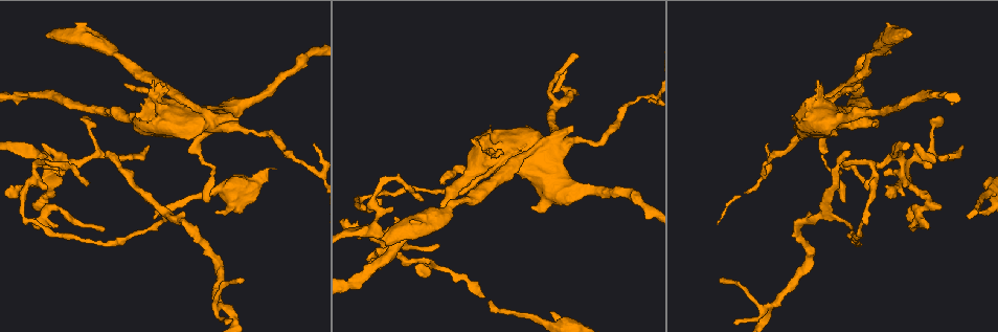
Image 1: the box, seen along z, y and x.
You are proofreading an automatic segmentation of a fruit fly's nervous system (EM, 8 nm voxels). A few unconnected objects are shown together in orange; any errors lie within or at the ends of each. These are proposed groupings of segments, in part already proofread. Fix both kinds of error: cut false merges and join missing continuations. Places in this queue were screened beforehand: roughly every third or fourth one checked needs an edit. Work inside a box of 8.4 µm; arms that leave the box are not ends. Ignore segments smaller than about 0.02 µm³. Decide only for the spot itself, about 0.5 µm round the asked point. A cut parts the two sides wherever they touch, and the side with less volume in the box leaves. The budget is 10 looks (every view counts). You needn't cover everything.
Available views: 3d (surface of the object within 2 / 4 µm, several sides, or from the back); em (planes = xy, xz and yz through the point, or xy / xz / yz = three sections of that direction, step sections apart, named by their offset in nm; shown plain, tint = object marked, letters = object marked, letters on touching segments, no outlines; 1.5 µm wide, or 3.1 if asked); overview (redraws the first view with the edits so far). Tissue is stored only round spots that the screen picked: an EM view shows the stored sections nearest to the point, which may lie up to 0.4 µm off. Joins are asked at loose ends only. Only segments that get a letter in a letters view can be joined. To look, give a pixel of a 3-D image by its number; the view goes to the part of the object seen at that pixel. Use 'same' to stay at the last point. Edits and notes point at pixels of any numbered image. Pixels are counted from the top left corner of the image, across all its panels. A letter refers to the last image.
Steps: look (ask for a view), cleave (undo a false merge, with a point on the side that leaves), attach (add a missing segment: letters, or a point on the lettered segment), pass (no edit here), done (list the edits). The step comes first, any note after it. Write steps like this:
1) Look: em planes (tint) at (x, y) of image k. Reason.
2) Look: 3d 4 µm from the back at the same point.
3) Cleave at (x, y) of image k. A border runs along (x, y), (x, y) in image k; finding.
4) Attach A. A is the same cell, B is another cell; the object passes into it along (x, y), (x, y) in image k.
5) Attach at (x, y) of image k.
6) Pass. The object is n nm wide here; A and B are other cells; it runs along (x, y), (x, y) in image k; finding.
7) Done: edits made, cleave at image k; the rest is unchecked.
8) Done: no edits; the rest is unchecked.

Look: em yz step 4 (tint) at (197, 147) of image 1. Calibre changes.

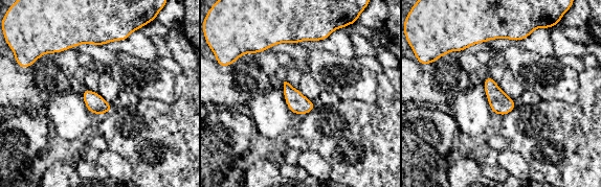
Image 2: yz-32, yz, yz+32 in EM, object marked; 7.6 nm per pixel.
Look: em planes (tint) at the same point. Another direction.

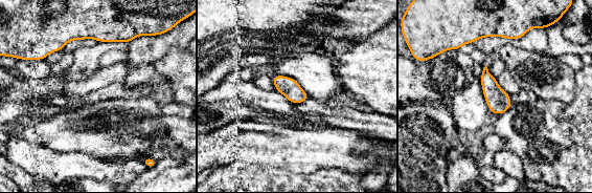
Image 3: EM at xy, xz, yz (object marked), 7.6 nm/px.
Look: em planes (letters) at the same point.

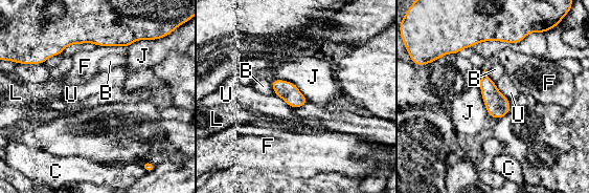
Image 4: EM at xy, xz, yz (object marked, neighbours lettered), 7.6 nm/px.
Pass. B, C, F, J, L and U are other cells; a border runs along (276, 78), (293, 83), (309, 101) in image 4; all the same neuron.

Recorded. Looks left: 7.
Look: em xz step 4 (tint) at (867, 59) of image 1. Calibre changes.

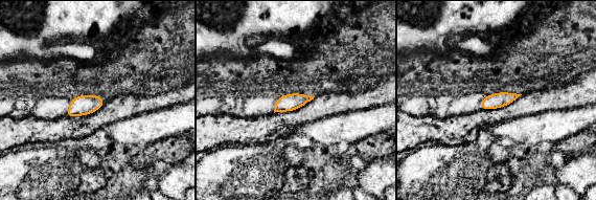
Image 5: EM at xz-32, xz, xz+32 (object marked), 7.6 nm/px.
Look: em planes (letters) at the same point. Cut it another way.

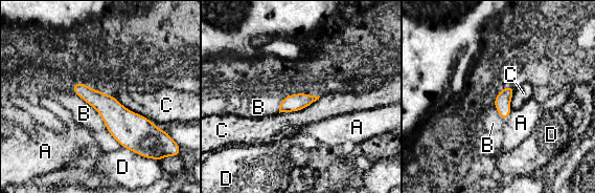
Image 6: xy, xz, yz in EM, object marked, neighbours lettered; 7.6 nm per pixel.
Pass. The object is 130 nm wide here; A, B, C and D are other cells; it runs along (74, 86), (129, 129), (154, 133) in image 6; continuous, no second neuron.

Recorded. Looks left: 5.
Look: em planes (letters) at (369, 230) of image 1. Branch point.

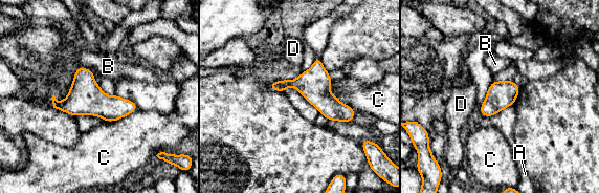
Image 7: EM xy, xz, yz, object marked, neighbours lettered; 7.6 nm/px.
Pass. A, B, C and D are other cells; a border runs along (82, 65), (91, 70) in image 7; continuous, no second neuron.

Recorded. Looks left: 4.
Look: 3d 4 µm at (24, 217) of image 1. Abrupt turn.

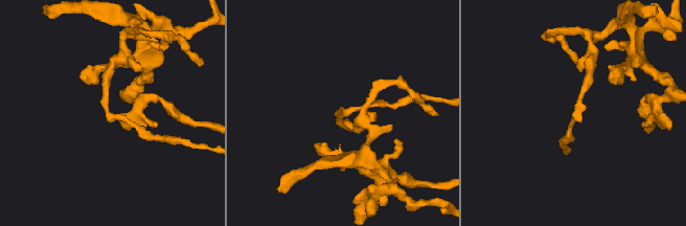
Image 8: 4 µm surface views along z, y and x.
Look: em planes (tint) at (338, 112) of image 8. Now the EM.

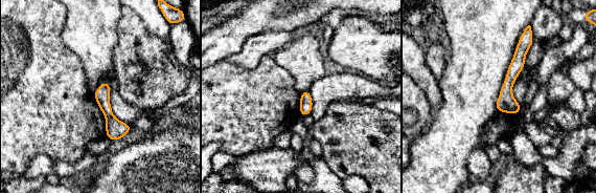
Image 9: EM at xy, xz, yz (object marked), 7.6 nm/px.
Look: em planes (letters) at the same point. See the neighbours.

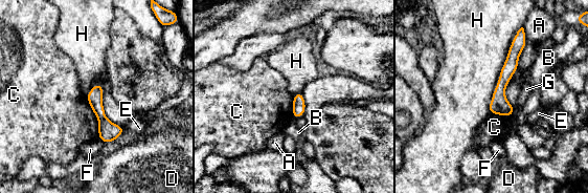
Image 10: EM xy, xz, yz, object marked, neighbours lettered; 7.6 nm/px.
Cleave at (108, 131) of image 10. The object is 100 nm wide here; A, B, C, D, E, F, G and H are other cells; two neurons meet here.

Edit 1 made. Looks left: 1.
Done: edits made, cleave at image 10; the rest is unchecked.

